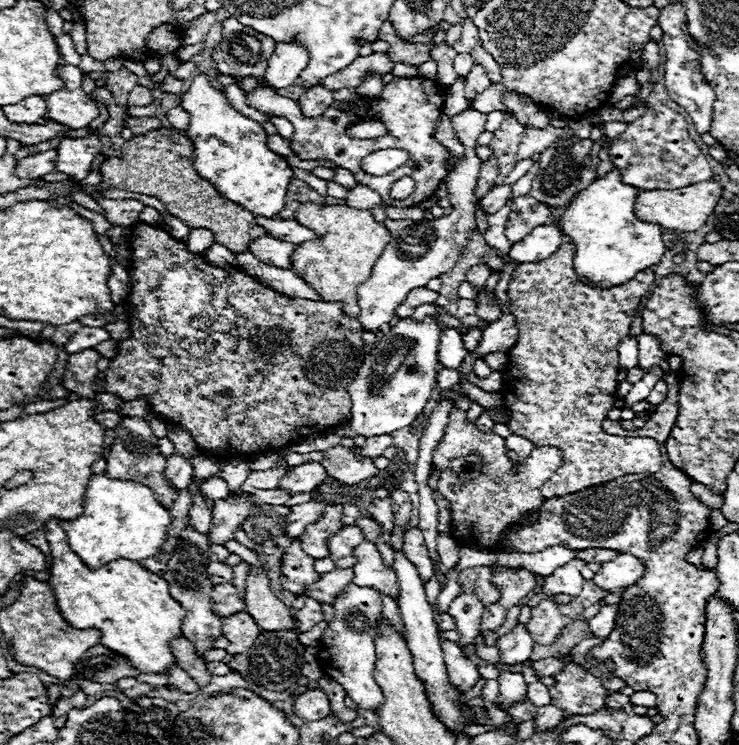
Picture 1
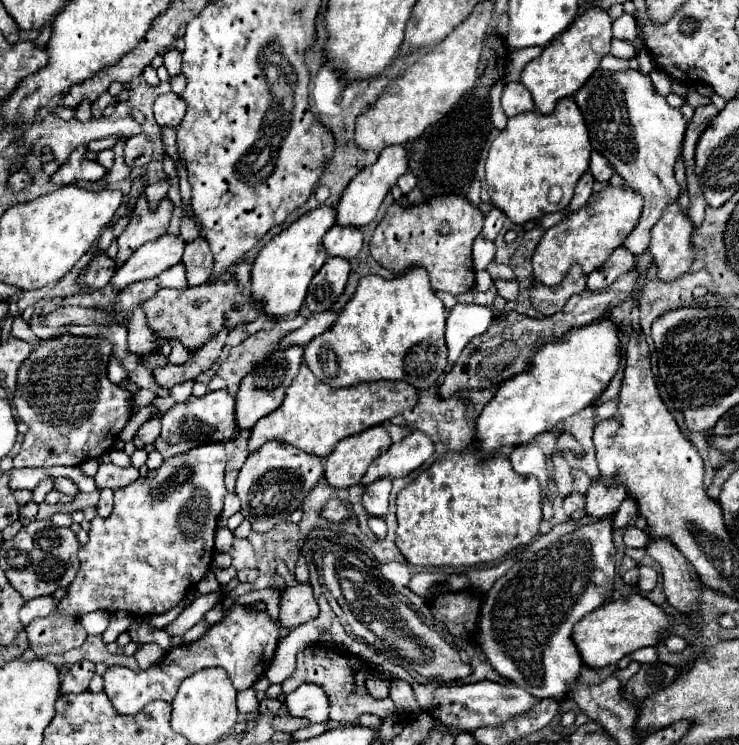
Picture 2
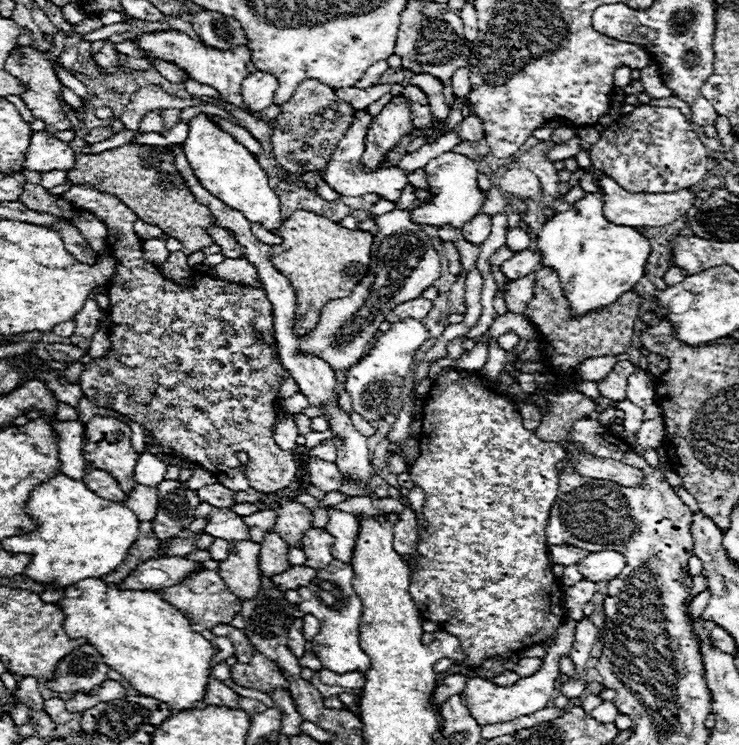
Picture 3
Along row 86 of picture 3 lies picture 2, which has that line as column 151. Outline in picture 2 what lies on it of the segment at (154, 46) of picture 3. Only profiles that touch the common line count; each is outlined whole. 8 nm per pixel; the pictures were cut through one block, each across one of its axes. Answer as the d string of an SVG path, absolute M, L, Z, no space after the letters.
M146 196L138 198L138 204L132 212L130 224L126 226L122 236L116 240L118 242L118 254L114 258L116 268L120 264L124 264L124 260L128 260L128 256L132 256L136 252L136 248L140 248L142 244L156 240L168 232L172 208L174 208L174 204L168 198L164 198L158 204L156 212L150 212Z

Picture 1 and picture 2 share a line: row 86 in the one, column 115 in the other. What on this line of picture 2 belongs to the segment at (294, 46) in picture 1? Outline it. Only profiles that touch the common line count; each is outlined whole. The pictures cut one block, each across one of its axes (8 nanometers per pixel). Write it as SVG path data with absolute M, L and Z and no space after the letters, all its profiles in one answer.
M166 234L154 242L148 242L140 246L124 266L116 270L112 284L122 290L132 282L158 276L182 260L182 250L184 240L182 236L174 234Z

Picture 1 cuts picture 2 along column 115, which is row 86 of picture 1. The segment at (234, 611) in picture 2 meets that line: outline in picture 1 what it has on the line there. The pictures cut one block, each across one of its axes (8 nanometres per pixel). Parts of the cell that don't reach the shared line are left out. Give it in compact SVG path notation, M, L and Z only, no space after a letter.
M668 4L666 8L660 10L658 18L660 28L664 30L664 46L666 46L666 90L668 96L682 106L690 118L694 120L696 132L706 134L712 124L712 106L714 106L714 92L712 88L704 82L702 72L700 72L700 54L696 52L696 44L692 44L692 38L686 32L686 20L684 20L684 8L682 4Z

